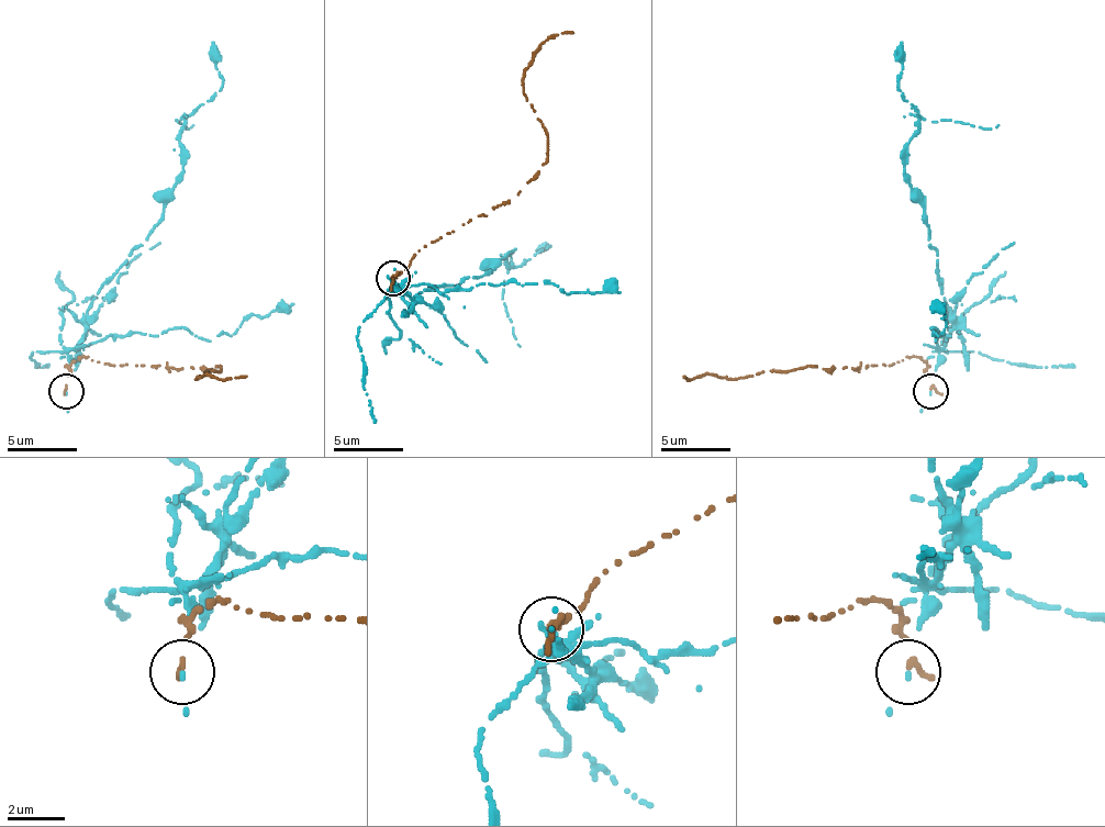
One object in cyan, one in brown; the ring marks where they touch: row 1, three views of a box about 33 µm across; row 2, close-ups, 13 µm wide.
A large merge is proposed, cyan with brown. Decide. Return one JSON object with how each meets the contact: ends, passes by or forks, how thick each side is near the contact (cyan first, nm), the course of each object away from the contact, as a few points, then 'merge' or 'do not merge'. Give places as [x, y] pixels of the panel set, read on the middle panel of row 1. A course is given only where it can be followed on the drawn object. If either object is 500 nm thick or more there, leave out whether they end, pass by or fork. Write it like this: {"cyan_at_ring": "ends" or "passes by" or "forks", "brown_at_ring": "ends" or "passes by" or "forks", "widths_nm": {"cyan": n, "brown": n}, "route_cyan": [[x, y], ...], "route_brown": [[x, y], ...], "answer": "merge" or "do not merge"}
{"cyan_at_ring": "passes by", "brown_at_ring": "ends", "widths_nm": {"cyan": 60, "brown": 200}, "route_cyan": [[393, 277], [414, 302], [425, 291], [488, 274], [509, 253], [512, 267], [522, 267], [550, 246], [539, 249]], "route_brown": [[393, 277], [417, 249], [505, 204], [543, 166], [547, 127], [526, 100], [522, 71], [550, 37], [575, 34]], "answer": "do not merge"}

